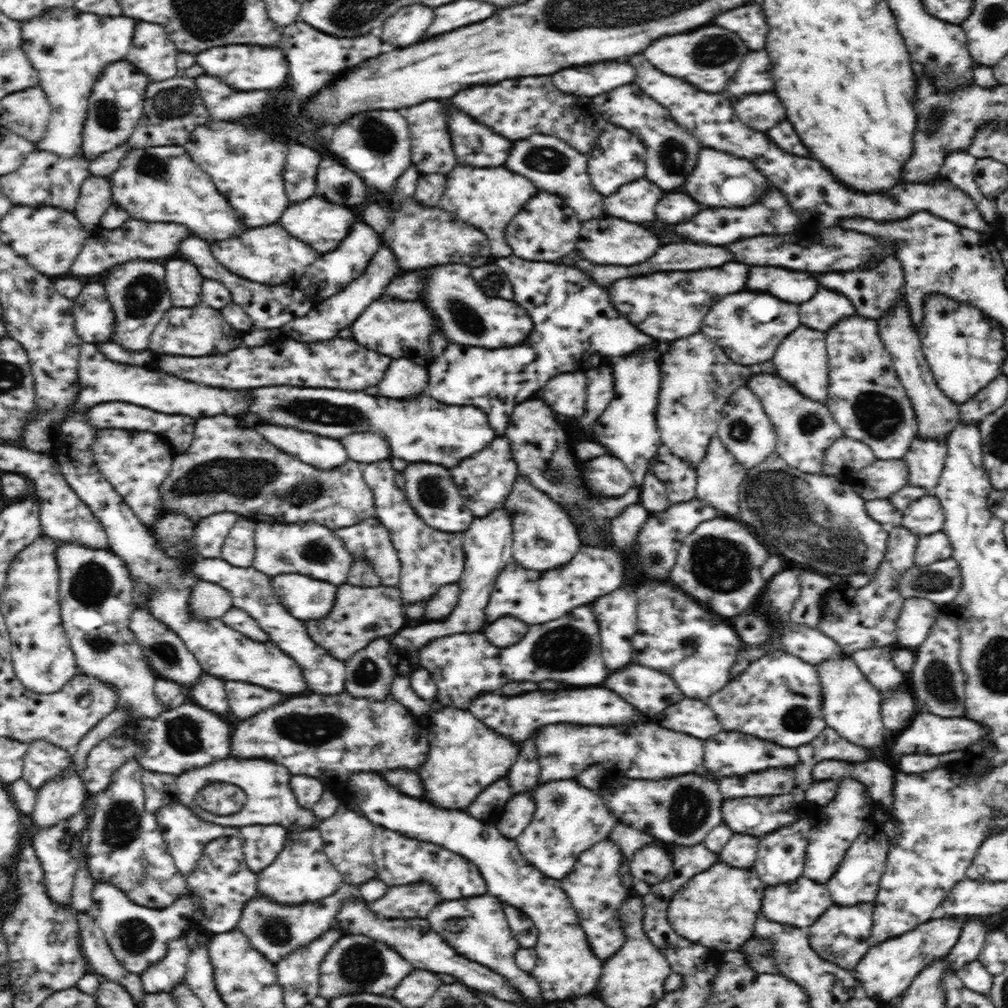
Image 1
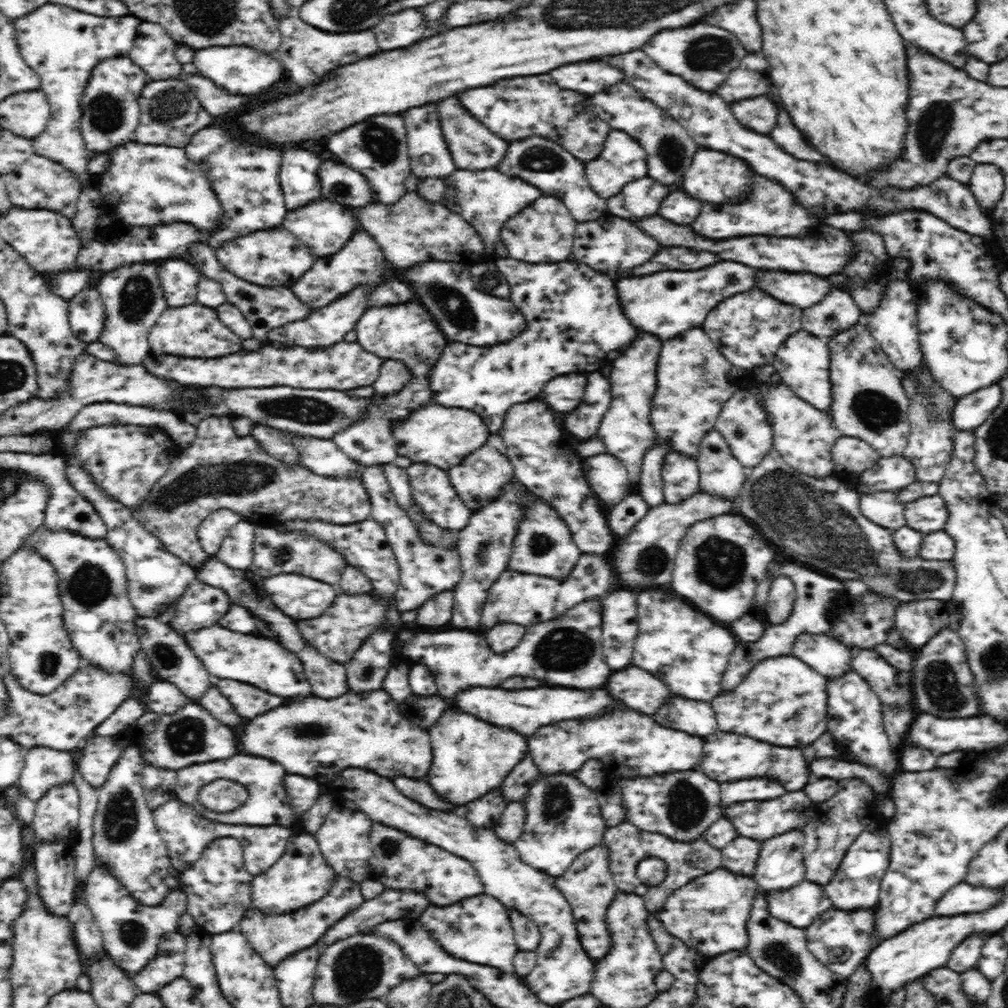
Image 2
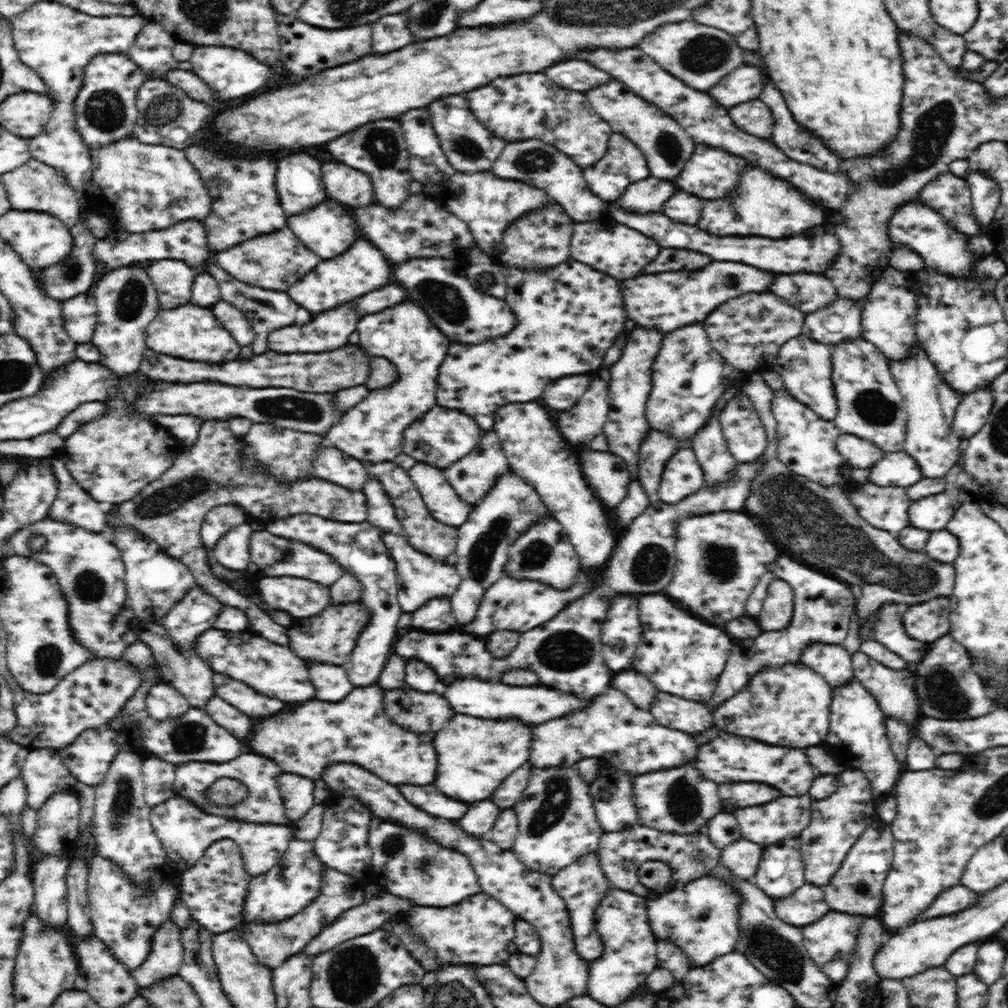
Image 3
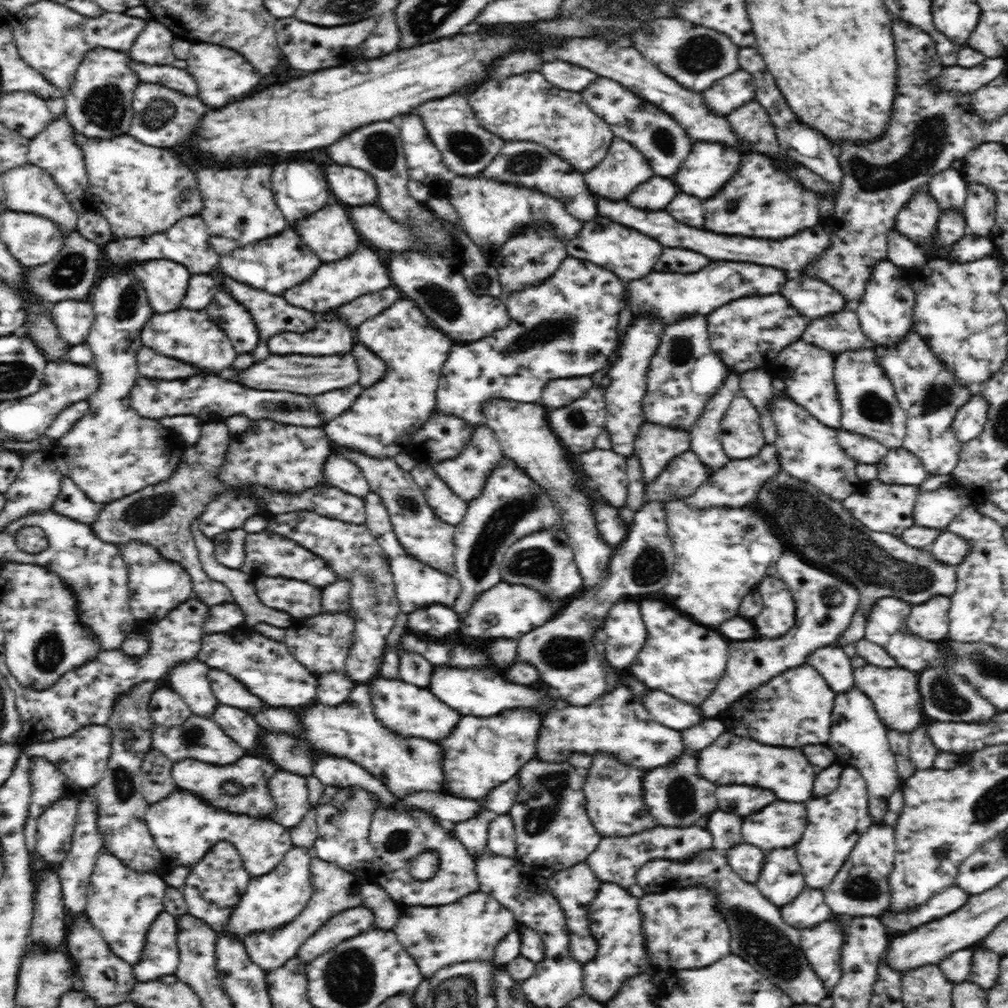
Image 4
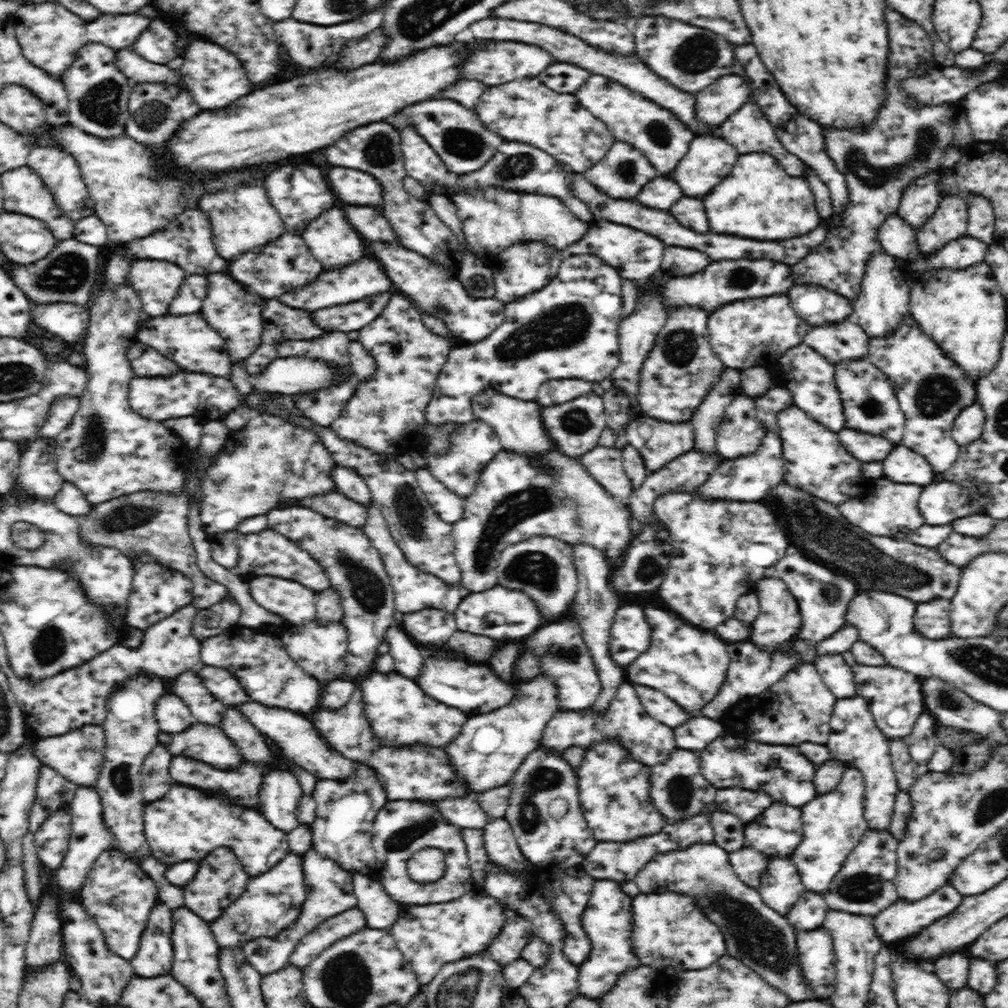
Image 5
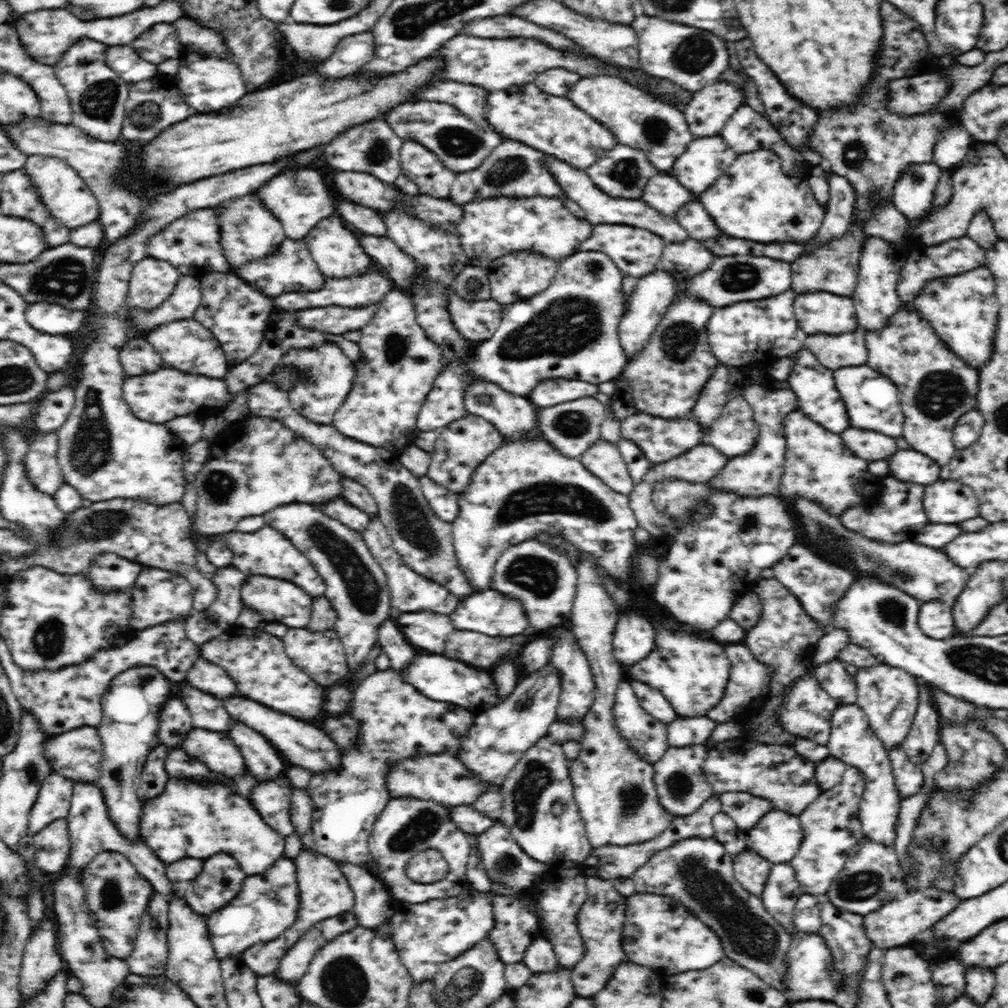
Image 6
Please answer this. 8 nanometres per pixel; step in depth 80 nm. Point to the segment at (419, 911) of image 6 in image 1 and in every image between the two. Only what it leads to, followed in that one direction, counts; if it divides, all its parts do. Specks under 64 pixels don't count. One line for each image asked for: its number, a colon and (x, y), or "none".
1: (486, 938)
2: (485, 935)
3: (478, 930)
4: (469, 930)
5: (429, 936)

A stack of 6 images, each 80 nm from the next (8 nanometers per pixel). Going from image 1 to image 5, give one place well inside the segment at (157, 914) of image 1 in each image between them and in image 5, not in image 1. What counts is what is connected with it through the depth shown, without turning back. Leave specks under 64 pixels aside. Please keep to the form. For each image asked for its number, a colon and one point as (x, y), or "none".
2: (131, 931)
3: (125, 915)
4: (122, 903)
5: (118, 894)

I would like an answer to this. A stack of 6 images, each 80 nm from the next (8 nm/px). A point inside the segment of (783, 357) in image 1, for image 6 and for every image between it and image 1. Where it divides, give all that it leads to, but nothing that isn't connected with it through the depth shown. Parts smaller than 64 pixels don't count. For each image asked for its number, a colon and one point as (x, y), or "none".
2: (803, 361)
3: (805, 364)
4: (808, 371)
5: (810, 378)
6: (813, 384)

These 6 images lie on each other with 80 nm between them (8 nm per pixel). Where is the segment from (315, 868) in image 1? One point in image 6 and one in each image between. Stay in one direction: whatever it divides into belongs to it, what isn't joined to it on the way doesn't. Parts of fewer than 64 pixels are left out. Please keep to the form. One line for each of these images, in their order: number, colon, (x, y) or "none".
2: (301, 877)
3: (295, 882)
4: (277, 897)
5: (271, 901)
6: (268, 903)

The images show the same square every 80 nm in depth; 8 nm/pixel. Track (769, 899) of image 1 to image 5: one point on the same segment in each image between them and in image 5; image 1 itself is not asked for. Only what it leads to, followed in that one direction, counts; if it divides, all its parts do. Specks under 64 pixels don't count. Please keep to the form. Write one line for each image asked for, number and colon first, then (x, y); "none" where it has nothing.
2: (801, 905)
3: (807, 905)
4: (809, 908)
5: (809, 912)

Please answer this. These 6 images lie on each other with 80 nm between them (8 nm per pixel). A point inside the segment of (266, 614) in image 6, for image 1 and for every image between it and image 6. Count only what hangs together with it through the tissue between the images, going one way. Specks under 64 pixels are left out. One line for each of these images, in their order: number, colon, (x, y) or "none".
1: (308, 599)
2: (302, 597)
3: (303, 598)
4: (301, 600)
5: (291, 601)

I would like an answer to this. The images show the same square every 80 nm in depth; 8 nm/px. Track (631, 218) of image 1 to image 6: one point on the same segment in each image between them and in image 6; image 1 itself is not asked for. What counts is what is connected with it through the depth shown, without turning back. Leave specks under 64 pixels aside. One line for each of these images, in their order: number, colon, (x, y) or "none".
2: (642, 198)
3: (649, 195)
4: (657, 193)
5: (661, 193)
6: (663, 193)

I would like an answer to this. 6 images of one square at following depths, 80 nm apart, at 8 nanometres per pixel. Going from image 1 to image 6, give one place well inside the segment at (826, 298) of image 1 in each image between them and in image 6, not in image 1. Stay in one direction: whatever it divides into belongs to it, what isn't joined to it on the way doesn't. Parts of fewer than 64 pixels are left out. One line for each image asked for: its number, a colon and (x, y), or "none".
2: (837, 312)
3: (841, 321)
4: (840, 332)
5: (848, 341)
6: (833, 351)

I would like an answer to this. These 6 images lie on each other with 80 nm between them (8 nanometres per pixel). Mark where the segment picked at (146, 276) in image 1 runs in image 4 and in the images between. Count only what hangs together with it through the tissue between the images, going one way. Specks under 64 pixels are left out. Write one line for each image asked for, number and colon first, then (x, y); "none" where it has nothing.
2: (133, 300)
3: (127, 302)
4: (112, 452)

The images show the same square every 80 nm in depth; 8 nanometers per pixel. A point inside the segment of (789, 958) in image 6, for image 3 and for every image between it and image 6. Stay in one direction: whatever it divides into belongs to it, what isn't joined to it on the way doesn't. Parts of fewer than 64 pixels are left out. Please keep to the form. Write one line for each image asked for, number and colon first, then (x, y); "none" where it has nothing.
3: (830, 941)
4: (821, 944)
5: (816, 958)

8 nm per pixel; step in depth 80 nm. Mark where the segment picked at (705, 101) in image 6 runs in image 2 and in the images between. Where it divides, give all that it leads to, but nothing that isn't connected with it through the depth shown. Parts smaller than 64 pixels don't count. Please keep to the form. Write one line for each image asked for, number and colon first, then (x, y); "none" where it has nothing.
2: (751, 78)
3: (744, 83)
4: (732, 91)
5: (713, 104)

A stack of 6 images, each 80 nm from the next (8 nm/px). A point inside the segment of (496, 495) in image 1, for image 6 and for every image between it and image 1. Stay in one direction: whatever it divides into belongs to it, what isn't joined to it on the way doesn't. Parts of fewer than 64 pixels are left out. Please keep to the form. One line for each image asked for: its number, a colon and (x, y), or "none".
2: (480, 477)
3: (471, 477)
4: (466, 474)
5: (472, 446)
6: (463, 445)

